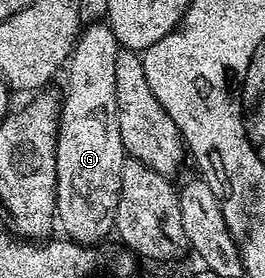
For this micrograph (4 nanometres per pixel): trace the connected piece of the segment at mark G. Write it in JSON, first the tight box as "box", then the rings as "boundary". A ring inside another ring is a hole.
{"box":[56,22,126,246],"boundary":[[[97,22],[87,25],[76,37],[76,44],[72,47],[72,54],[68,57],[66,73],[68,81],[65,82],[62,92],[62,103],[60,105],[60,122],[56,125],[56,220],[64,227],[63,235],[67,239],[76,241],[77,244],[85,246],[99,245],[99,240],[107,232],[111,233],[116,227],[116,211],[118,210],[118,198],[122,190],[122,170],[126,153],[122,146],[122,134],[118,130],[118,110],[116,109],[116,83],[114,82],[114,58],[118,58],[120,44],[114,38],[114,34],[108,28],[107,23]]]}

